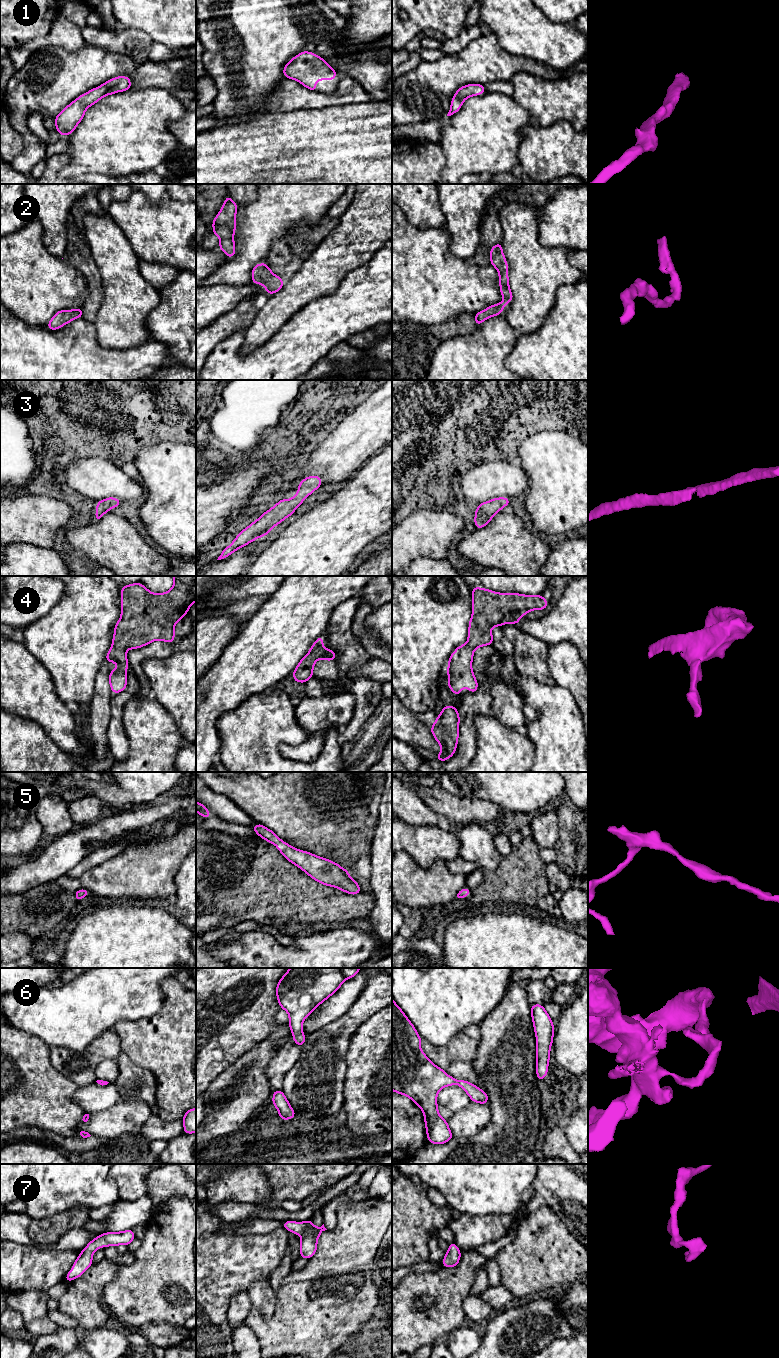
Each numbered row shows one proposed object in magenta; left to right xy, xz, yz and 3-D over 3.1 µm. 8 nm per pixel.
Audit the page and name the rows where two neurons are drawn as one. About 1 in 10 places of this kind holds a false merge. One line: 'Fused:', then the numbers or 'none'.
Fused: none

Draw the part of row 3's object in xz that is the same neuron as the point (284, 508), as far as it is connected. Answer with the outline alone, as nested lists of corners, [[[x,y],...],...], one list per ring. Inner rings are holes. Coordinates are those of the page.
[[[319,476],[306,477],[298,485],[299,490],[293,498],[289,500],[283,498],[270,510],[264,512],[260,518],[242,530],[227,548],[222,550],[217,560],[227,558],[239,548],[253,542],[259,537],[267,535],[273,527],[279,525],[283,520],[292,515],[305,498],[318,489],[321,484],[322,478]]]

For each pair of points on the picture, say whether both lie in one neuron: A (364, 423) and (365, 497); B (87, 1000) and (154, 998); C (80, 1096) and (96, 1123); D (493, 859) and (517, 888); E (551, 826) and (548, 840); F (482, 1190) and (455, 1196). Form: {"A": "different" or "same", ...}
{"A": "different", "B": "same", "C": "different", "D": "different", "E": "same", "F": "same"}

